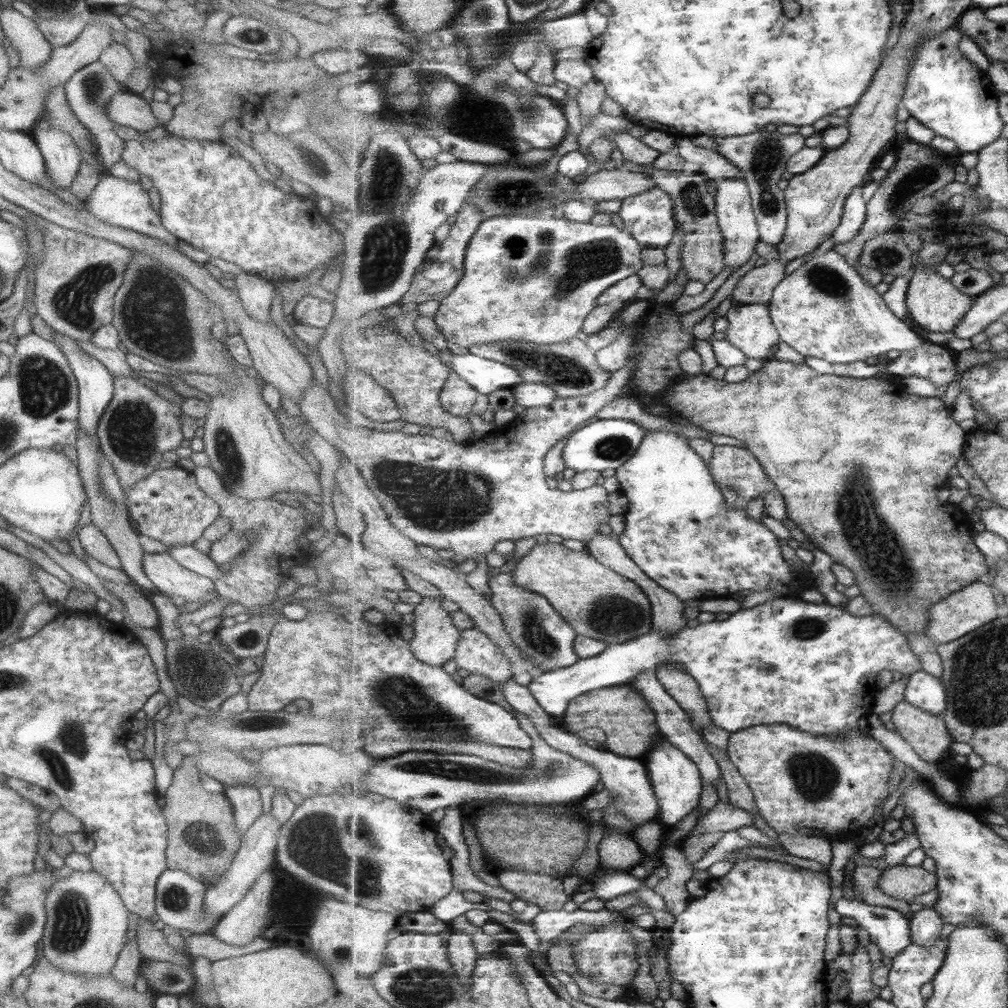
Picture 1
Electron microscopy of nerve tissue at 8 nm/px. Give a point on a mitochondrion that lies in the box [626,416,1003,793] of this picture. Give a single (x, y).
(867, 534)

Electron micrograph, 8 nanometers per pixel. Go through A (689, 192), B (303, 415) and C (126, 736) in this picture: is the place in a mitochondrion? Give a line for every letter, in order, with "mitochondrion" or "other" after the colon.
A: mitochondrion
B: other
C: other

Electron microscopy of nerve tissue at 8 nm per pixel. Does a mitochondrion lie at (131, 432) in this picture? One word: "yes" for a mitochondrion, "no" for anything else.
yes

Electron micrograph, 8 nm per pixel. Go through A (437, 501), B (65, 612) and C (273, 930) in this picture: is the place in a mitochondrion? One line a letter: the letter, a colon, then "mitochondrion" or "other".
A: mitochondrion
B: other
C: mitochondrion

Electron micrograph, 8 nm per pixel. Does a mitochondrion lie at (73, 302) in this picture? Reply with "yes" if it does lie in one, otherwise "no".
yes

